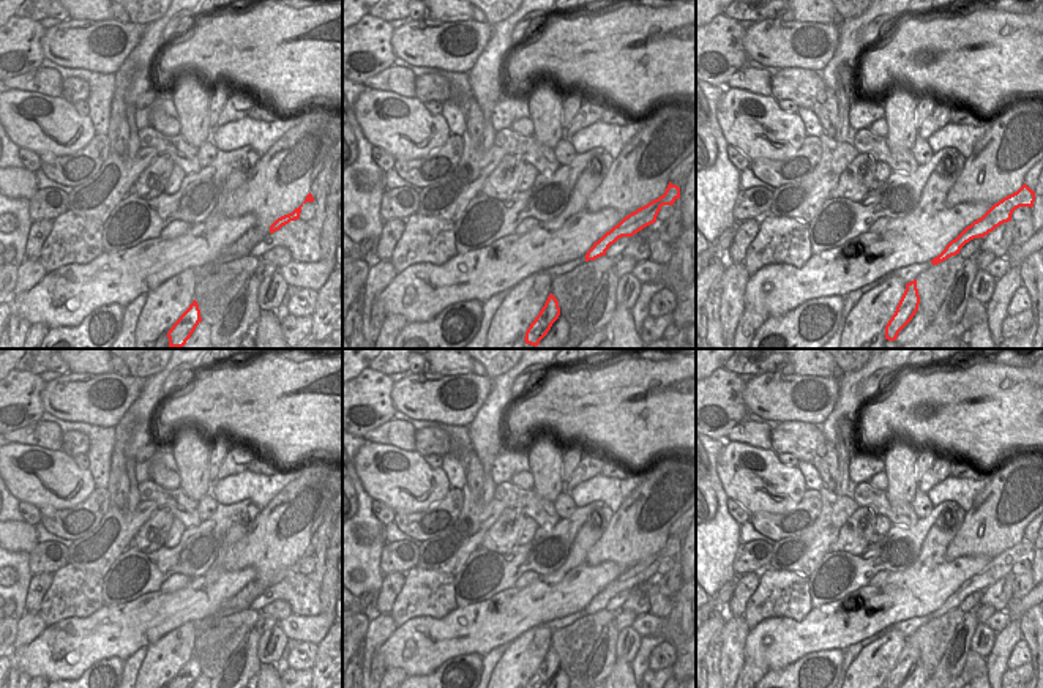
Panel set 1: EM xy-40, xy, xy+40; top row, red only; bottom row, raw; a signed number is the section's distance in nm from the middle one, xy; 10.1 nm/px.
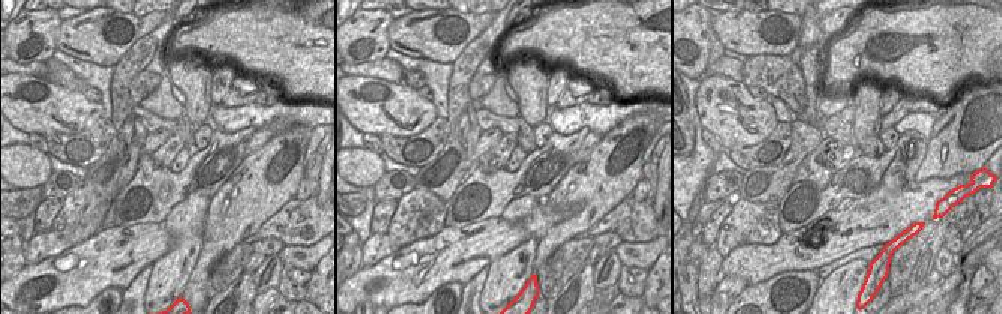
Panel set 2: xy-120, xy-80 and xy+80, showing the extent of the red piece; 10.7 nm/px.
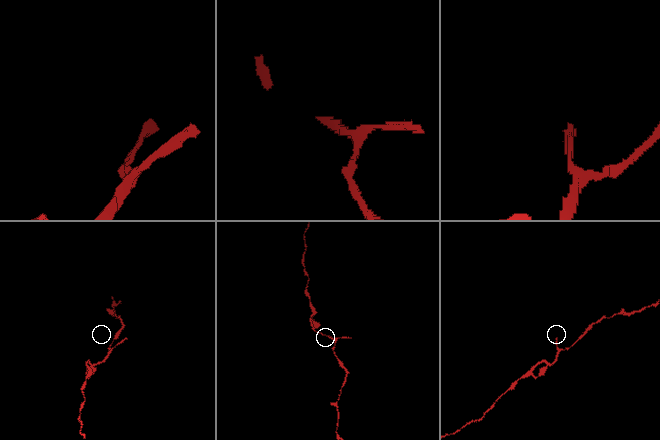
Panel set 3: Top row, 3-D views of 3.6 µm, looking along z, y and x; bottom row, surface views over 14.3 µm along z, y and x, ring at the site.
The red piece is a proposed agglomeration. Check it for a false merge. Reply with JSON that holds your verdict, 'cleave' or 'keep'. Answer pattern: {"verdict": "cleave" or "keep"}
{"verdict": "keep"}

